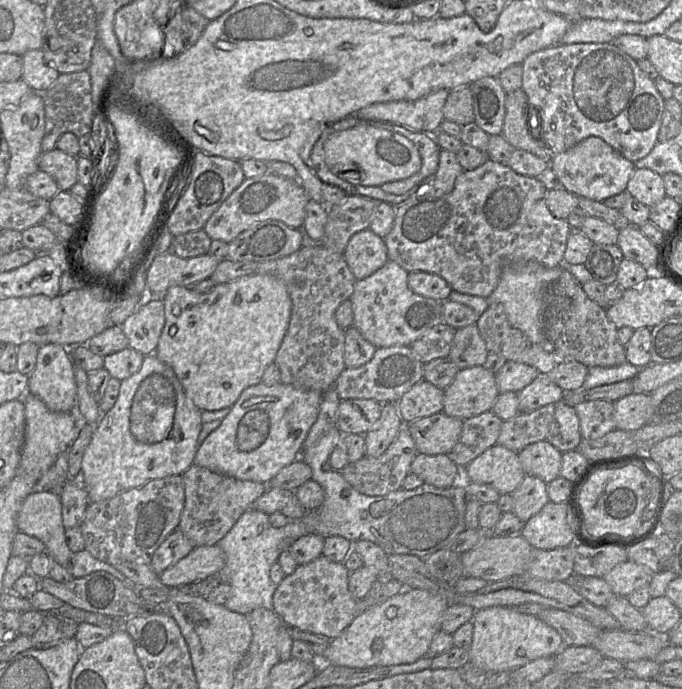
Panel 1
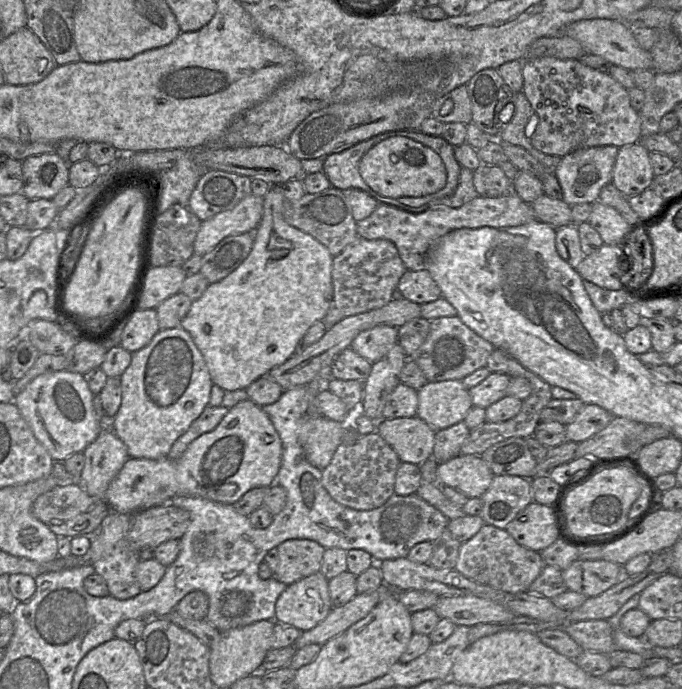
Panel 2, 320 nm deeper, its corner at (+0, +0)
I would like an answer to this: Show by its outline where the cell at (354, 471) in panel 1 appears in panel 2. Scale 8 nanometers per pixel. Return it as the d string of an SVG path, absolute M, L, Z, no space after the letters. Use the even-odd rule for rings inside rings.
M375 431L362 435L356 443L341 443L330 463L322 470L322 484L338 503L356 509L382 506L394 493L397 469L401 463L393 448Z

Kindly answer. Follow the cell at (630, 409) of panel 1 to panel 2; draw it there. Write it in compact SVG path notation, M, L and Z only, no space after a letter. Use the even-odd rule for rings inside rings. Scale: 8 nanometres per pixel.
M586 404L572 422L566 425L567 441L579 443L604 429L614 416L595 404Z

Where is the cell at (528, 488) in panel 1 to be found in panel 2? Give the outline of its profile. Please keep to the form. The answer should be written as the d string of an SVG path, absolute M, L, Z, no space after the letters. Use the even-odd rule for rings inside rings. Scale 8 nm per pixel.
M494 475L489 488L480 498L483 504L480 517L484 522L505 529L517 514L533 501L531 479L513 475Z

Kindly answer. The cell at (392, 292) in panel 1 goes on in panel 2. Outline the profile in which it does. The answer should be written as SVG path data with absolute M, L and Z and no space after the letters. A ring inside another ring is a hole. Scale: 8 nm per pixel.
M379 325L360 332L351 348L371 363L381 359L398 342L398 328Z

